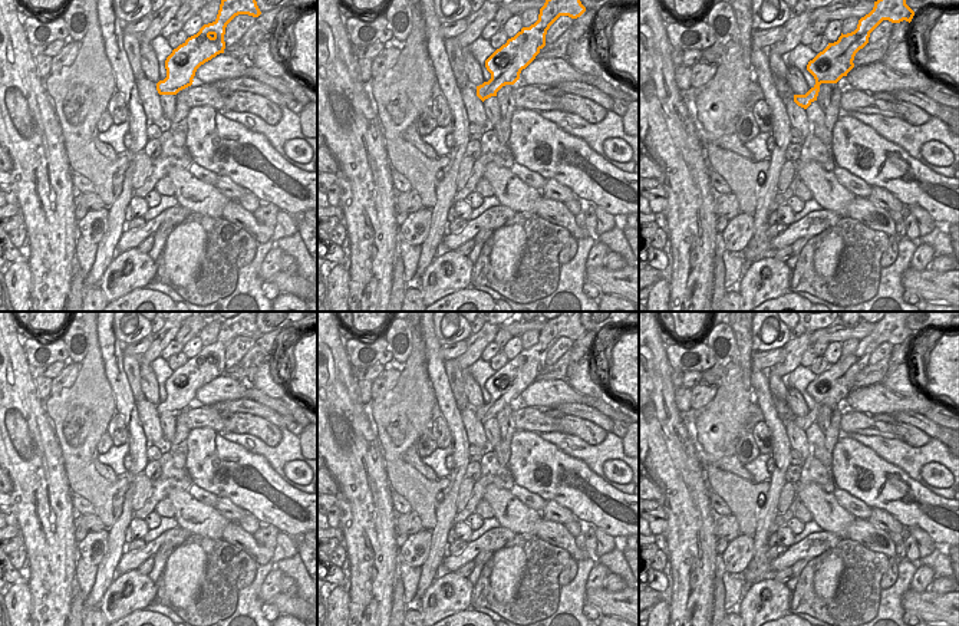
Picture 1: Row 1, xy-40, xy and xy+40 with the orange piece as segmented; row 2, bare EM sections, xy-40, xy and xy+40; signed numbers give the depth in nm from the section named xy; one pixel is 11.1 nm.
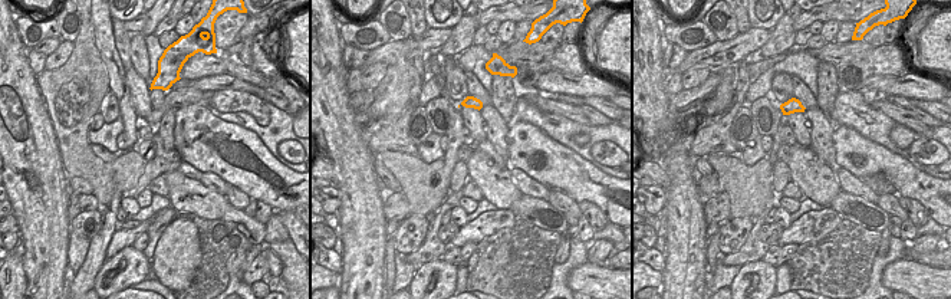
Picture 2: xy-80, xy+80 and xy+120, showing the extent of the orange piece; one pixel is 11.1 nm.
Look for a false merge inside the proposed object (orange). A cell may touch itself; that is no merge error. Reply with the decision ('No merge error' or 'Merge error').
No merge error.

